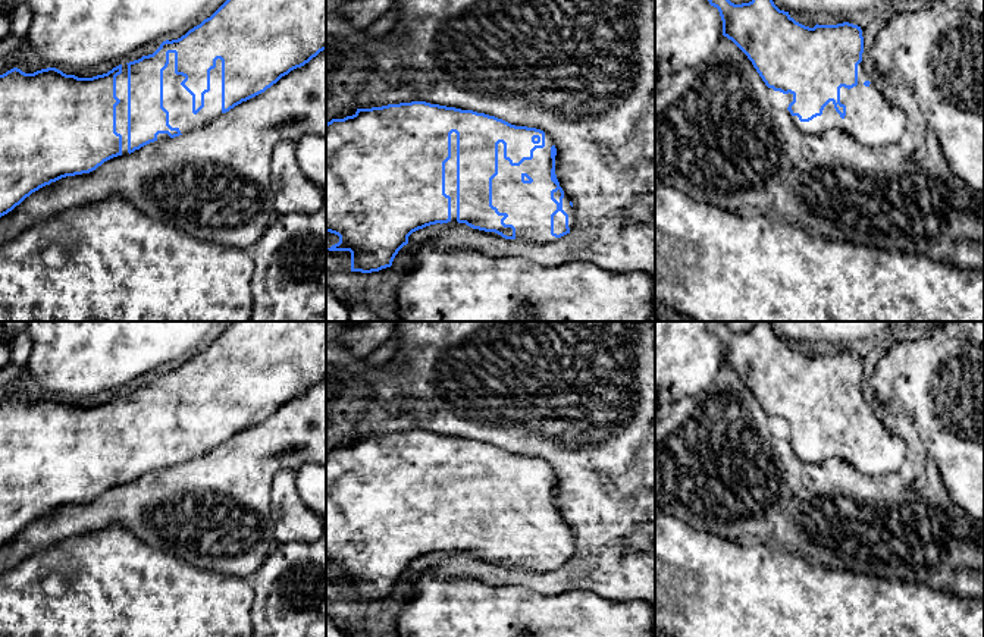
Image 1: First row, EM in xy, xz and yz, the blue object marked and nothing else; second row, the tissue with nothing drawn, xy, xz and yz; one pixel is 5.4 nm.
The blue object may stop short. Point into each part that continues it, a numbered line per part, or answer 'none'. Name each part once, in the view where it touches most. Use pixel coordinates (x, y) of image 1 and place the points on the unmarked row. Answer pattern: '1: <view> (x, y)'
1: xy (176, 429)

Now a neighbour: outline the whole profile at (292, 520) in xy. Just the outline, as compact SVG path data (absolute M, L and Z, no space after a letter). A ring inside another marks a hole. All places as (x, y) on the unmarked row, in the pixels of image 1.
M282 470L273 477L270 512L278 545L314 542L323 536L323 520L298 495L295 476L297 471Z

